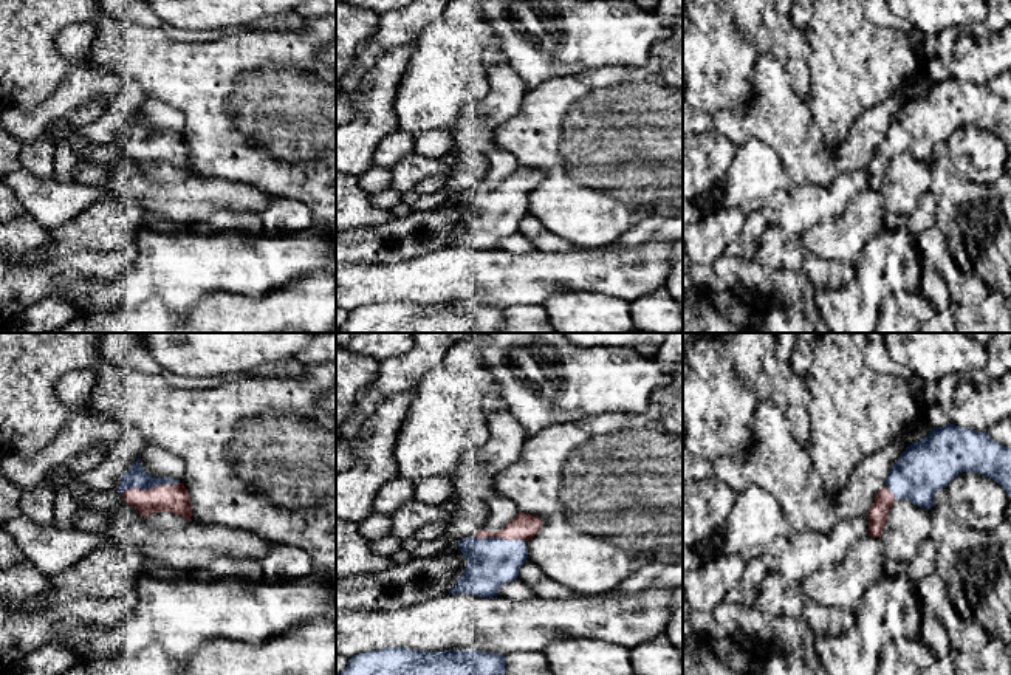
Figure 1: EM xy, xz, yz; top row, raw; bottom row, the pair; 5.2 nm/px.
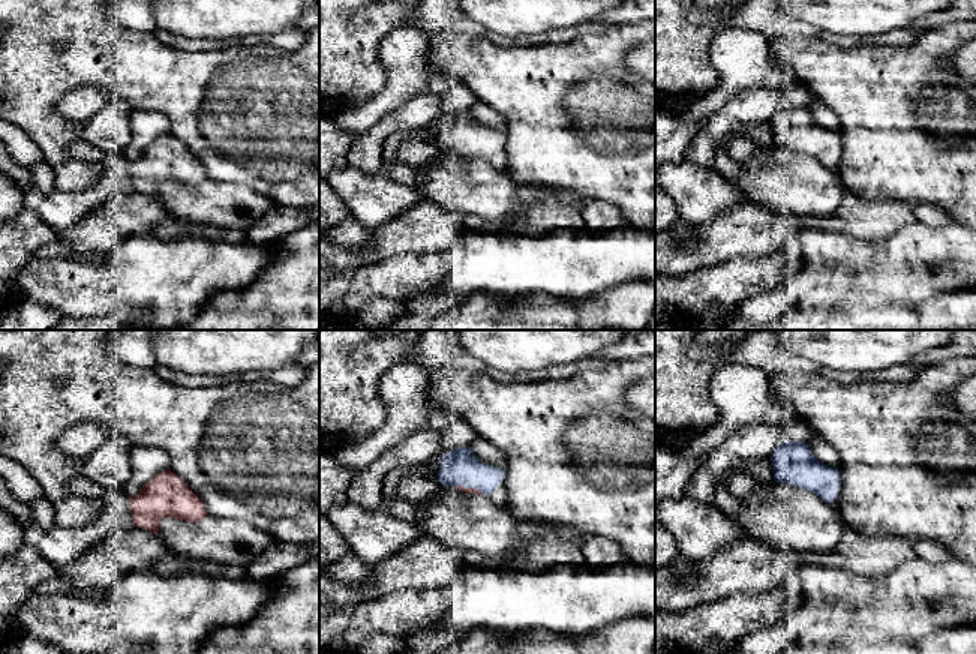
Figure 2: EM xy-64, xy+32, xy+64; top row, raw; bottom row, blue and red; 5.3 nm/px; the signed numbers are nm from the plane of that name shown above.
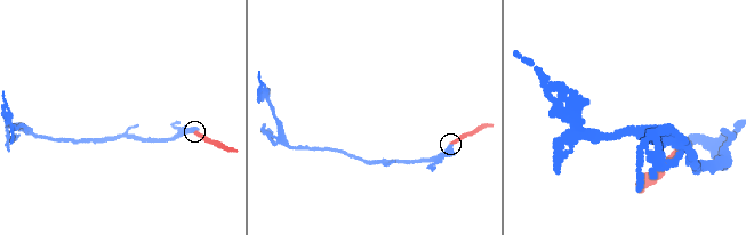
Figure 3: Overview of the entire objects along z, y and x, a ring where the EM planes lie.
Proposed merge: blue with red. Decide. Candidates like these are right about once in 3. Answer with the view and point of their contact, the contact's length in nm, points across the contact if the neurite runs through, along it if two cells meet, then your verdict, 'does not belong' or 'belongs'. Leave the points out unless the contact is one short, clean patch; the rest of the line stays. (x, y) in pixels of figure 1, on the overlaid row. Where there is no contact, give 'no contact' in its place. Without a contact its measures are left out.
meets blue in xy at (149, 488); contact 300 nm long; belongs

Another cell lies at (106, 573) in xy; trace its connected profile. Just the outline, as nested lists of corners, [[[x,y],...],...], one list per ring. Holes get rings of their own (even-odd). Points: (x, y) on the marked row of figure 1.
[[[102,545],[68,570],[50,576],[51,590],[29,602],[20,604],[20,607],[25,610],[46,610],[82,598],[98,601],[119,598],[146,574],[144,562],[147,559],[133,545]]]

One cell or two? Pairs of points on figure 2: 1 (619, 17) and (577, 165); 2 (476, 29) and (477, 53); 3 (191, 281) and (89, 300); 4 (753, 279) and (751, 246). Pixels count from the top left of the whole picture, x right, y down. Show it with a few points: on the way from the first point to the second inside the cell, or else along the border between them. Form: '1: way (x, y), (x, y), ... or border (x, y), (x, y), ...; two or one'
1: border (639, 20), (615, 26); two
2: border (441, 30), (486, 35); two
3: way (165, 302), (114, 300); one
4: border (774, 252), (765, 257), (733, 257), (717, 266); two

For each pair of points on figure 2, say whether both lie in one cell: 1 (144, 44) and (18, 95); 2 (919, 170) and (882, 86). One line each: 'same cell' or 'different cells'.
1: same cell
2: same cell

